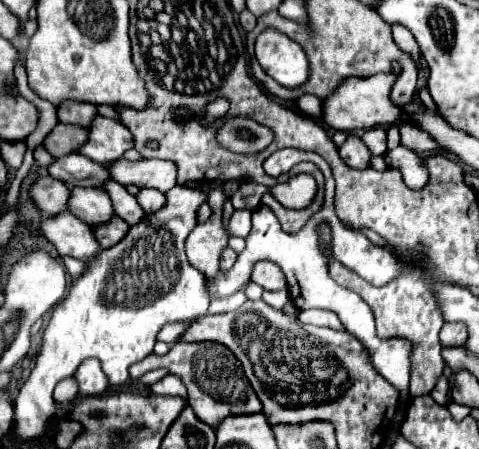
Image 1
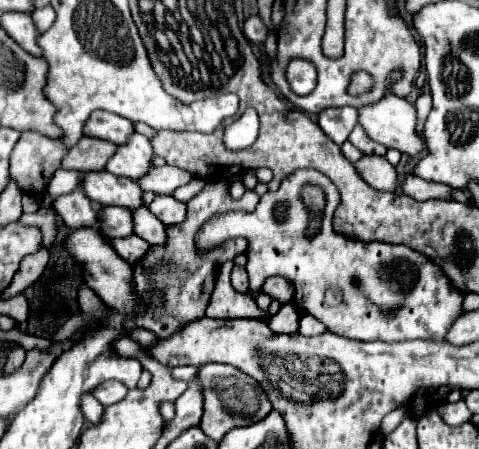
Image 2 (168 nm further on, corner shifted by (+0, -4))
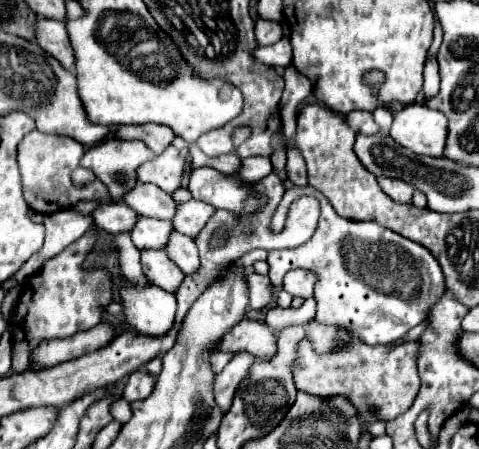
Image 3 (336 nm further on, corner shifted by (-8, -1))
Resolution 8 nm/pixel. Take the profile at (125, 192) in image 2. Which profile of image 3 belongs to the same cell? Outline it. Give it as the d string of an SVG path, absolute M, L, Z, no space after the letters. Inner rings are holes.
M136 182L134 188L124 192L124 204L130 206L140 216L150 216L158 220L172 220L176 212L176 202L168 192L156 188L156 184Z

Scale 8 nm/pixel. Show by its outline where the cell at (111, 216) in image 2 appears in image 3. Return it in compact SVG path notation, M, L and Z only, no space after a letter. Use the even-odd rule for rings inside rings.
M138 216L136 226L130 230L134 246L140 248L164 248L168 242L168 232L172 232L172 222L156 220L148 216Z

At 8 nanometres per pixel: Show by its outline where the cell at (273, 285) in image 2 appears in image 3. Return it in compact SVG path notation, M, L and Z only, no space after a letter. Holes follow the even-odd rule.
M290 270L284 276L282 288L292 296L310 298L312 292L314 292L314 282L316 282L316 276L312 276L312 272L308 272L308 270Z

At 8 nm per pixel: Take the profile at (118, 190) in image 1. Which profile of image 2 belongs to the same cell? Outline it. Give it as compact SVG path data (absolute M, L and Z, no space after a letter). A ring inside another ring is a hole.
M140 207L132 211L134 223L136 223L136 235L140 235L150 245L164 245L166 239L166 227L148 211L148 207Z

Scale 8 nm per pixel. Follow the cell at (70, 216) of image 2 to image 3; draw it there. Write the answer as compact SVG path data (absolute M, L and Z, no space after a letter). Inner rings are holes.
M100 204L100 208L90 212L94 224L110 234L130 232L136 222L136 212L132 212L126 204Z

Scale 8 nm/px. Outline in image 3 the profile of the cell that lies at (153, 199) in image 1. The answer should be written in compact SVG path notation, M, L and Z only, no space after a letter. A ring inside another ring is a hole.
M188 200L176 206L176 214L172 218L172 224L178 232L196 238L196 232L200 232L200 228L204 228L204 224L208 222L208 218L214 214L214 206L204 204L200 200Z

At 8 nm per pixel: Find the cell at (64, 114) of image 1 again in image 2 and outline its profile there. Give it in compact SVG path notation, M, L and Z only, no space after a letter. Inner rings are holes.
M94 111L92 117L84 125L84 135L112 141L118 145L128 143L128 137L134 133L134 123L120 115L112 115L106 111Z

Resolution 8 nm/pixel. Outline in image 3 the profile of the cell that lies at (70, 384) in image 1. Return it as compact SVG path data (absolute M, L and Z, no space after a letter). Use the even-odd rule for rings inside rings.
M114 400L112 402L112 418L114 420L118 420L118 422L124 422L124 420L128 420L128 416L130 416L130 402L126 402L126 400Z

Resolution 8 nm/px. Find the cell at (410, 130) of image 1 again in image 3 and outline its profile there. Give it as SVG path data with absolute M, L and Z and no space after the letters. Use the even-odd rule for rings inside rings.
M436 58L426 62L424 68L424 94L426 98L432 98L438 94L438 84L440 84L440 76L438 76L438 68L436 68Z

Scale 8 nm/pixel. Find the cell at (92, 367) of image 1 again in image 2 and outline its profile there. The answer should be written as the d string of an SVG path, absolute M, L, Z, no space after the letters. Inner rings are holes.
M108 381L108 383L102 383L92 395L94 395L104 407L108 407L108 405L114 405L114 403L118 403L120 399L124 399L126 393L128 393L128 389L124 387L124 383L120 383L120 381Z

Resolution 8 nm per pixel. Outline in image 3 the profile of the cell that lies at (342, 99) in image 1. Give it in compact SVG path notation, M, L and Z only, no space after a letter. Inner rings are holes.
M408 104L402 110L392 112L392 138L416 152L426 156L442 156L446 136L446 116L426 104Z

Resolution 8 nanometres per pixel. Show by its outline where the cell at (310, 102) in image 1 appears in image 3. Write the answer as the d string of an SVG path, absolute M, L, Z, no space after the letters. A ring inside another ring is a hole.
M352 110L344 116L346 124L350 124L350 128L356 132L356 134L376 134L378 132L378 126L376 122L372 120L372 114L370 112L364 112L364 110Z

